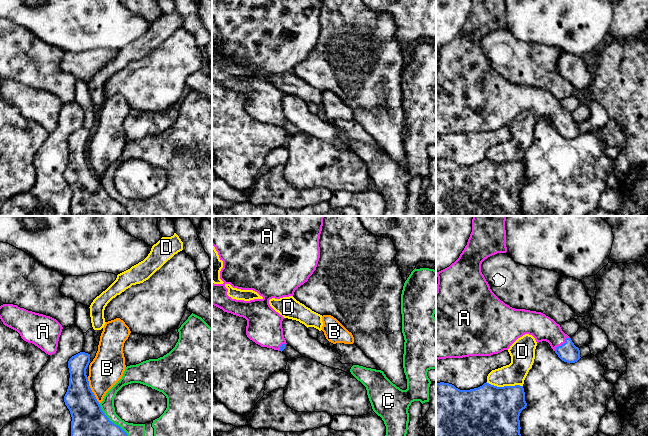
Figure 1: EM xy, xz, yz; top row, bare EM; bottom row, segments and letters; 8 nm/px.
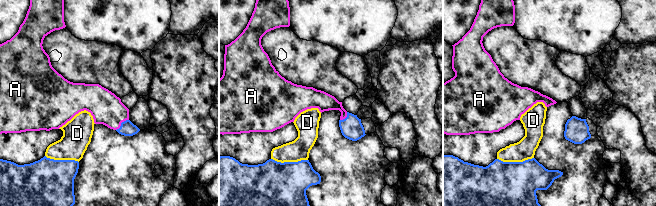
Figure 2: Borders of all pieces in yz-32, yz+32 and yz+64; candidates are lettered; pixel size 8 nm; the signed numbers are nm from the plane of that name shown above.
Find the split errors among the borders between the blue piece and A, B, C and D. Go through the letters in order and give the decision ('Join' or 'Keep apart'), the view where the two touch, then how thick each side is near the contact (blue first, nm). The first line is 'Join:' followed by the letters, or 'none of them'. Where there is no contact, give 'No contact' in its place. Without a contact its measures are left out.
Join: A
A: Join. Touches blue in yz. Thickness 160 nm (blue) against 200 nm
B: Keep apart. Touches blue in xy. Thickness 280 nm (blue) against 260 nm
C: Keep apart. Touches blue in xy. Thickness 380 nm (blue) against 140 nm
D: Keep apart. Touches blue in yz. Thickness 460 nm (blue) against 180 nm

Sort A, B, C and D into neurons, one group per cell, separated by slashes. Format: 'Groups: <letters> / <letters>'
Groups: A / B / C / D

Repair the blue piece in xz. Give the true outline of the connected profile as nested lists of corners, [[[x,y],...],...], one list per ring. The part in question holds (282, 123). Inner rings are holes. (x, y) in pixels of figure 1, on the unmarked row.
[[[212,0],[212,21],[223,37],[220,55],[224,58],[212,58],[212,80],[224,88],[245,94],[247,113],[261,123],[281,128],[285,125],[287,119],[282,104],[284,93],[270,82],[269,76],[293,72],[295,66],[307,58],[316,46],[320,34],[319,15],[322,2],[323,0]],[[226,60],[241,66],[253,66],[263,74],[250,77],[232,75],[227,71]]]

